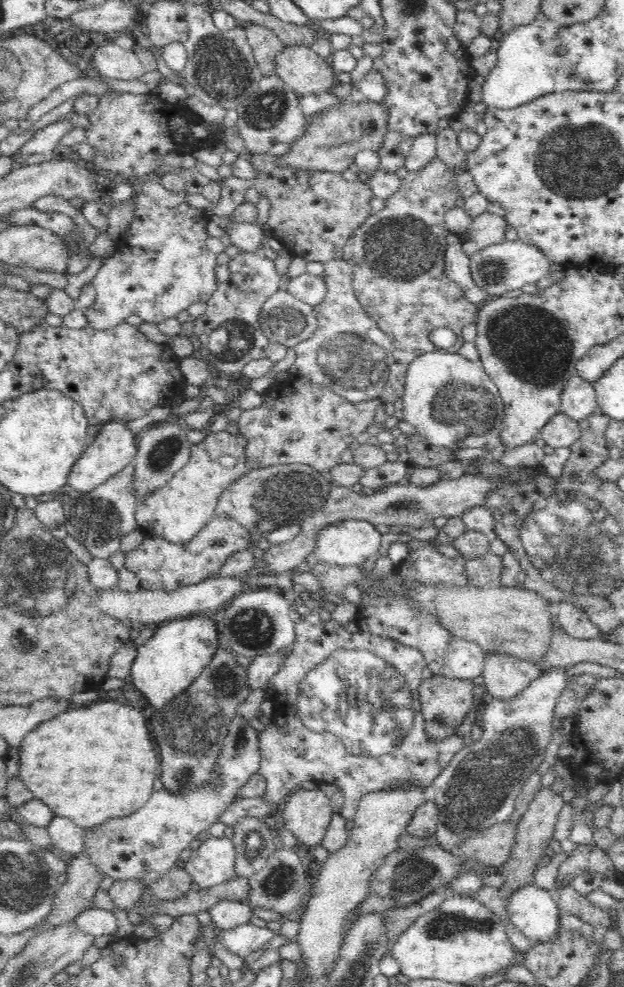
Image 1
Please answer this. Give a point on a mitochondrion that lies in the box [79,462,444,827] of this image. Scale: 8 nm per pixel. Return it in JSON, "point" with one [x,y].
{"point":[374,704]}

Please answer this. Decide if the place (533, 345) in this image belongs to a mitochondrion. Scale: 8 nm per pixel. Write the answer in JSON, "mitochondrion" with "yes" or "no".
{"mitochondrion":"yes"}

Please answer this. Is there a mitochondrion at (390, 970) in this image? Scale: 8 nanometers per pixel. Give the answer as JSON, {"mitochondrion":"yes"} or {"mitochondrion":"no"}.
{"mitochondrion":"no"}

